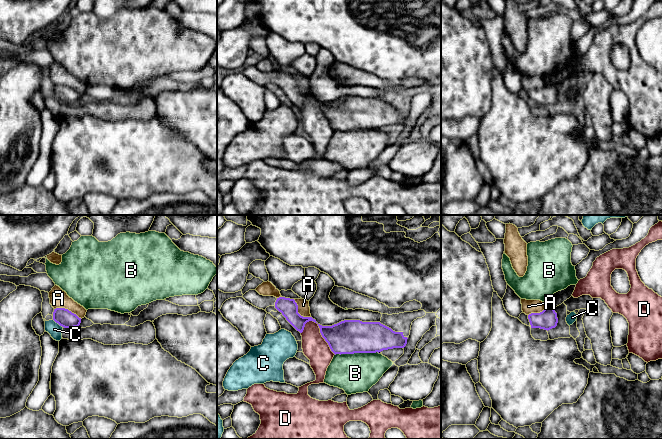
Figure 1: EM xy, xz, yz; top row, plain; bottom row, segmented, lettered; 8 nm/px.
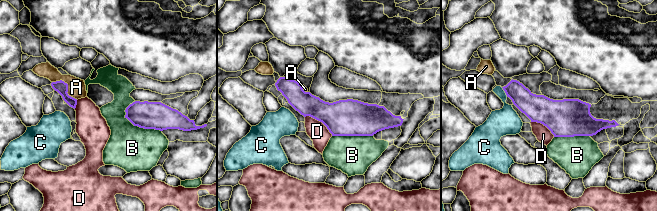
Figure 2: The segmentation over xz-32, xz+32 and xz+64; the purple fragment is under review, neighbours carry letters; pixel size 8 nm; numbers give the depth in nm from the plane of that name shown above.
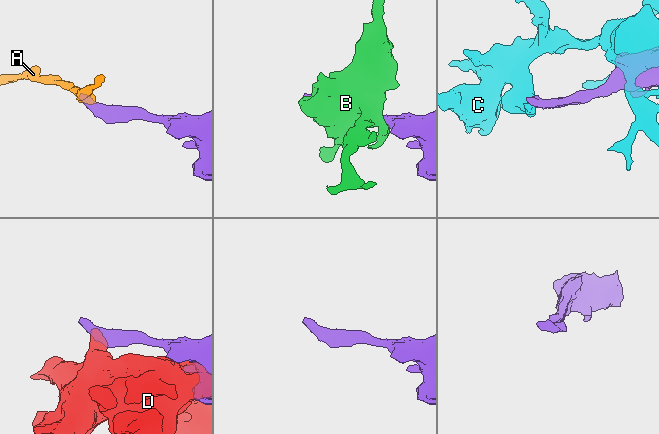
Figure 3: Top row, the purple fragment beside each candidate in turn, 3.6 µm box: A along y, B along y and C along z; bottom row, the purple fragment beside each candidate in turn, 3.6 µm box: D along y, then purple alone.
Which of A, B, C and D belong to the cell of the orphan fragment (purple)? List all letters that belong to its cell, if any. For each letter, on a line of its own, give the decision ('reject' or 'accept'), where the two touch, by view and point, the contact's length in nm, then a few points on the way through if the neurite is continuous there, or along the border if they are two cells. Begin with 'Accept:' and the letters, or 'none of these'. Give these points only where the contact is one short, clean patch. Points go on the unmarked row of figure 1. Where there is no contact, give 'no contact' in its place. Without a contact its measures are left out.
Accept: none of these
A: reject; contact xy (67, 85); length 240 nm; border xy (54, 84), (67, 84), (81, 94)
B: reject; contact xz (356, 128); length 360 nm
C: reject; contact xy (58, 99); length 100 nm
D: reject; contact xz (321, 110); length 360 nm

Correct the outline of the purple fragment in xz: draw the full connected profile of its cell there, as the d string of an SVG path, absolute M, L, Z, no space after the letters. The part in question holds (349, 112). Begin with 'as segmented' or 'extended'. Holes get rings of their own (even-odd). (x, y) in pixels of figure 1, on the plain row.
as segmented | M344 96L332 102L318 100L320 109L336 130L376 129L404 124L407 113L380 98Z

